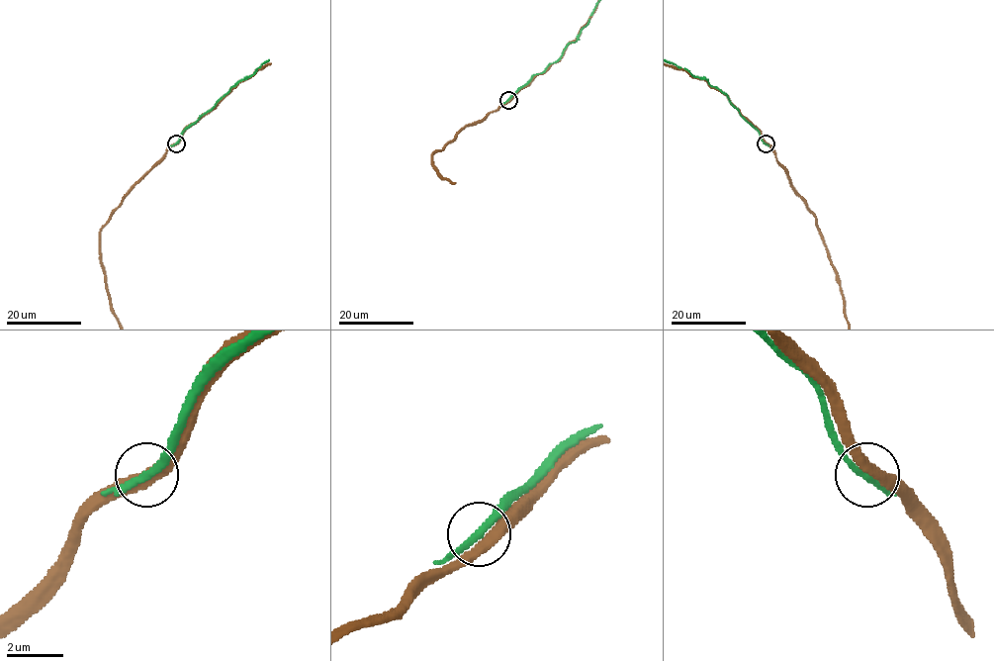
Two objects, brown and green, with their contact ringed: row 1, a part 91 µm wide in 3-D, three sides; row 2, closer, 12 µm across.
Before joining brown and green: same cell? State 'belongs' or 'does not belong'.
does not belong

